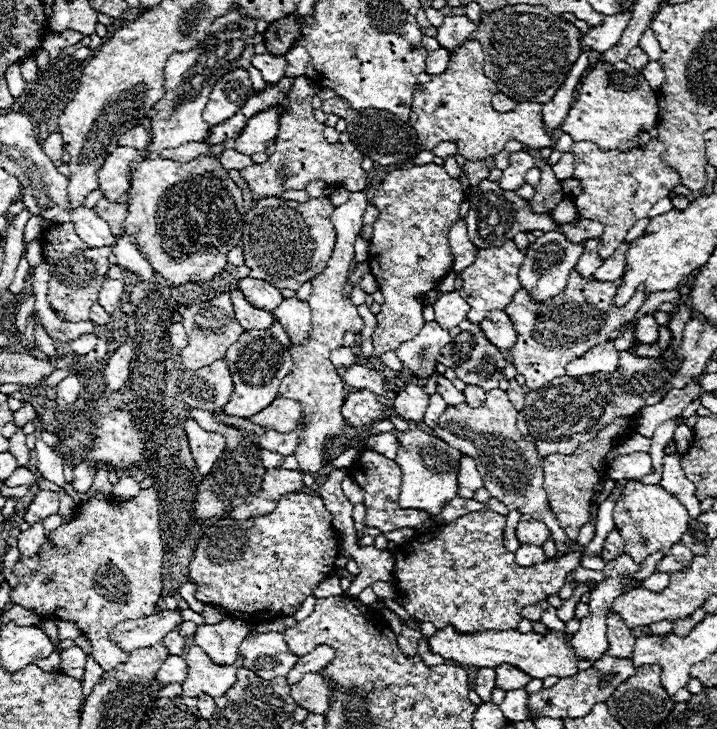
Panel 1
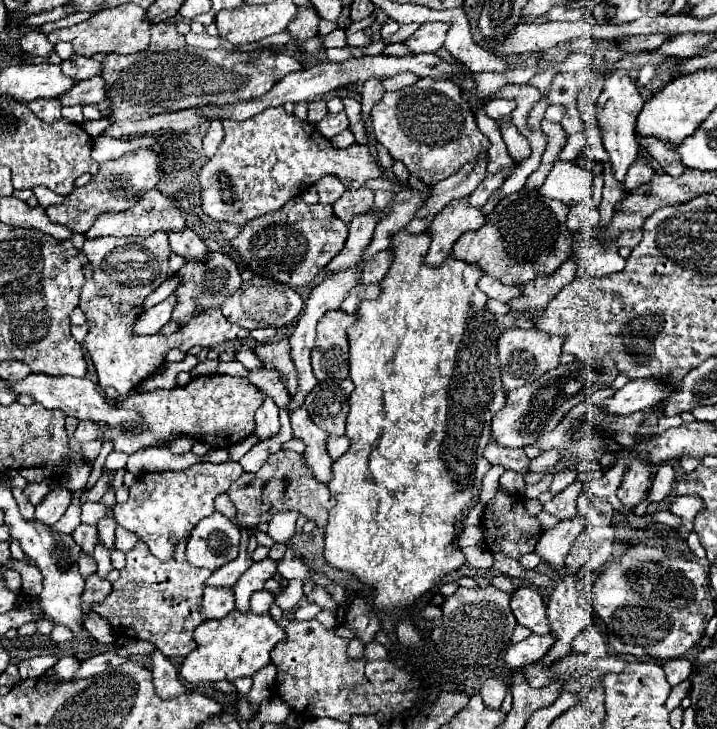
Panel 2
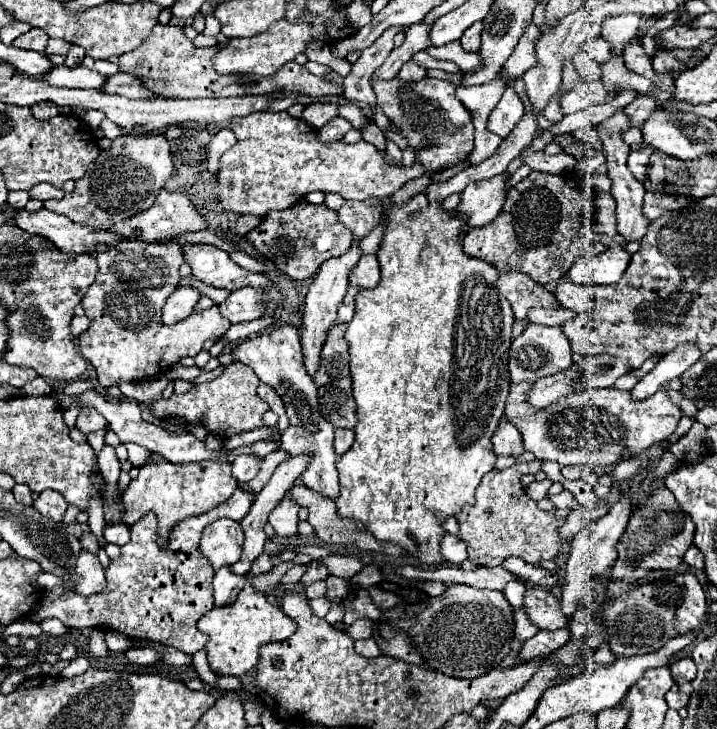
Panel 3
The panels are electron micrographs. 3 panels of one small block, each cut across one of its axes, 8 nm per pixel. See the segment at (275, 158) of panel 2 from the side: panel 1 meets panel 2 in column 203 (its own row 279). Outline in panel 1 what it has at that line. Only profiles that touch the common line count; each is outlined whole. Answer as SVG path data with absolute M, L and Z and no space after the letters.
M198 156L182 164L166 158L144 158L142 162L132 164L130 176L128 218L124 222L124 230L128 234L136 234L136 244L146 254L150 266L174 286L186 284L188 280L210 280L214 274L218 274L226 264L228 252L240 244L246 214L242 190L228 176L228 170L222 168L220 160Z

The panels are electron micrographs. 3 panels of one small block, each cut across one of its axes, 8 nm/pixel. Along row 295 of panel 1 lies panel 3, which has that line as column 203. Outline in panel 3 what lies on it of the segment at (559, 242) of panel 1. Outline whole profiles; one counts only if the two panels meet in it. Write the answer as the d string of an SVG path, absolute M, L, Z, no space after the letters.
M218 518L208 524L200 538L200 554L212 564L214 570L238 562L242 554L244 534L242 526L230 518Z

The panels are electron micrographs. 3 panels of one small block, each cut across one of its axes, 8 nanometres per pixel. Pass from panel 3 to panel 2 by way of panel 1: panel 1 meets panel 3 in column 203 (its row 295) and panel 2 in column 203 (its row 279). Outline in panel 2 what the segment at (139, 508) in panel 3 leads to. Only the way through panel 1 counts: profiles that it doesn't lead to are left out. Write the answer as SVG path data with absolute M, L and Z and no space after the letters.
M196 462L186 470L148 472L142 474L130 488L130 498L124 504L114 506L116 522L134 532L146 546L160 558L170 560L176 544L184 540L192 528L206 516L214 514L214 498L224 494L234 480L242 476L240 462Z

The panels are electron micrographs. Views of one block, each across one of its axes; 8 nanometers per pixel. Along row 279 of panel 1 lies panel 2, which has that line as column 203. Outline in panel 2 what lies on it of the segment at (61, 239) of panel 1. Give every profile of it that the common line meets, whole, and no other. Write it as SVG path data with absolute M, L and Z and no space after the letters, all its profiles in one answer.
M160 22L152 26L152 40L150 48L138 54L130 56L118 56L118 54L108 54L102 60L102 72L100 76L106 82L106 96L116 108L116 116L112 116L112 122L118 120L142 120L154 114L162 112L178 112L184 108L196 108L200 104L230 104L230 102L240 102L240 100L252 100L262 94L266 94L280 78L284 78L288 72L298 72L302 70L302 64L282 52L228 52L224 48L216 50L202 50L202 48L192 48L186 44L184 36L180 36L172 24Z

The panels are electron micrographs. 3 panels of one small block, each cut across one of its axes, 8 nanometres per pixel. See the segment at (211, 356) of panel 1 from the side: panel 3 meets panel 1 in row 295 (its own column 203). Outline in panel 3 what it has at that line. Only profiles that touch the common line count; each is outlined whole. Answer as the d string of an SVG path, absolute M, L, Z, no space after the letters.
M160 190L154 204L148 210L124 220L122 224L108 228L108 232L120 232L120 236L128 236L144 242L158 242L164 240L164 236L180 236L180 232L196 232L196 230L206 230L206 222L196 212L192 200L186 194L168 192L168 190Z

